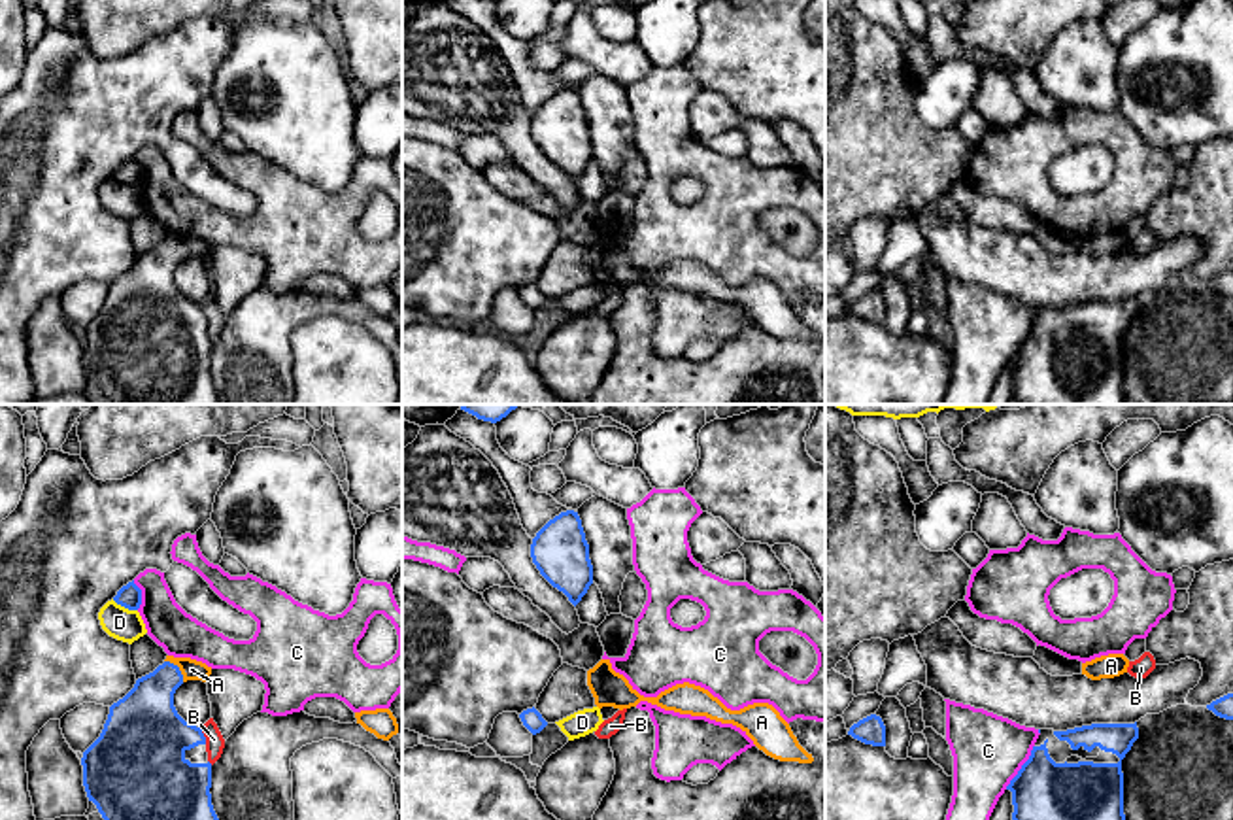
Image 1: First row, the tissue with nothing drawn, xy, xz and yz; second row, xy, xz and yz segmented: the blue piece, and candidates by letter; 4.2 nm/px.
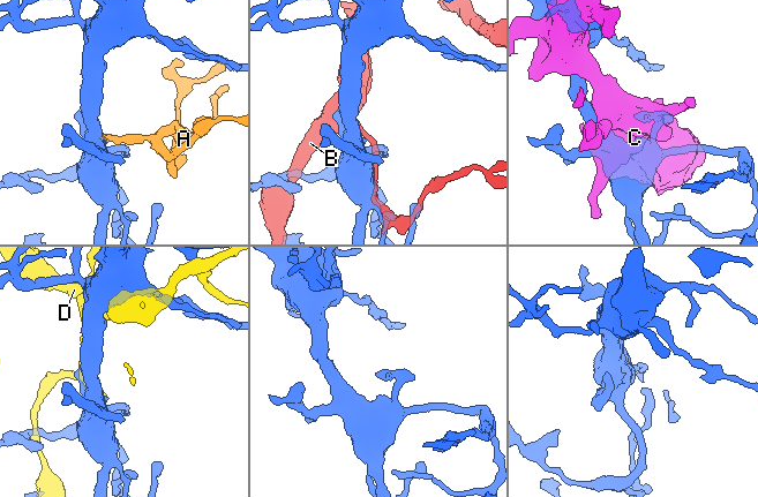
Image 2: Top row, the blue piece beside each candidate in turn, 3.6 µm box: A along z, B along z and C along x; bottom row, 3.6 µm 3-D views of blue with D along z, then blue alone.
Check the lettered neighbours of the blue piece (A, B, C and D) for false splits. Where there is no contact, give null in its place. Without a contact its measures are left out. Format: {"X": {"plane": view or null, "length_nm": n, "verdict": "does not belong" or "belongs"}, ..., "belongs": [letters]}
{"A": {"plane": "xy", "length_nm": 130, "verdict": "belongs"}, "B": {"plane": "xy", "length_nm": 80, "verdict": "does not belong"}, "C": {"plane": "yz", "length_nm": 220, "verdict": "does not belong"}, "D": {"plane": "xy", "length_nm": 120, "verdict": "does not belong"}, "belongs": ["A"]}

